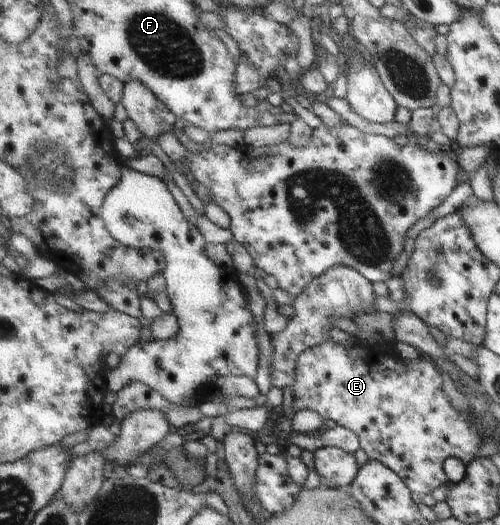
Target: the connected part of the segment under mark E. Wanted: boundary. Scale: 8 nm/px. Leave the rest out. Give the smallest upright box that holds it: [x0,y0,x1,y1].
[292,338,484,496]

